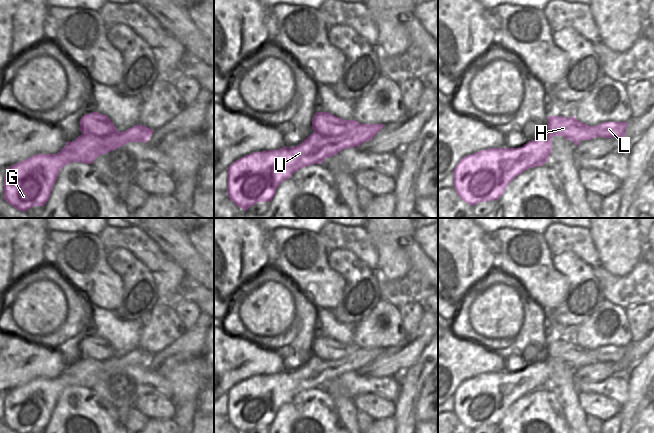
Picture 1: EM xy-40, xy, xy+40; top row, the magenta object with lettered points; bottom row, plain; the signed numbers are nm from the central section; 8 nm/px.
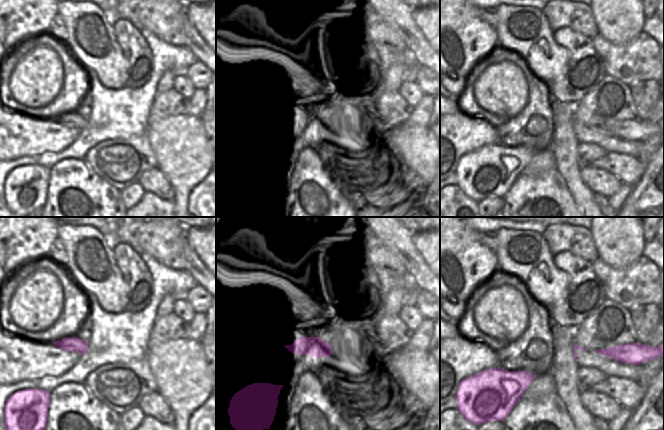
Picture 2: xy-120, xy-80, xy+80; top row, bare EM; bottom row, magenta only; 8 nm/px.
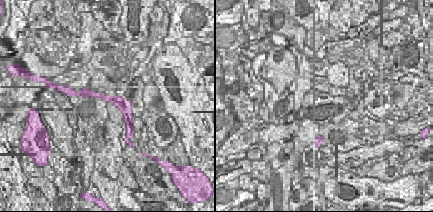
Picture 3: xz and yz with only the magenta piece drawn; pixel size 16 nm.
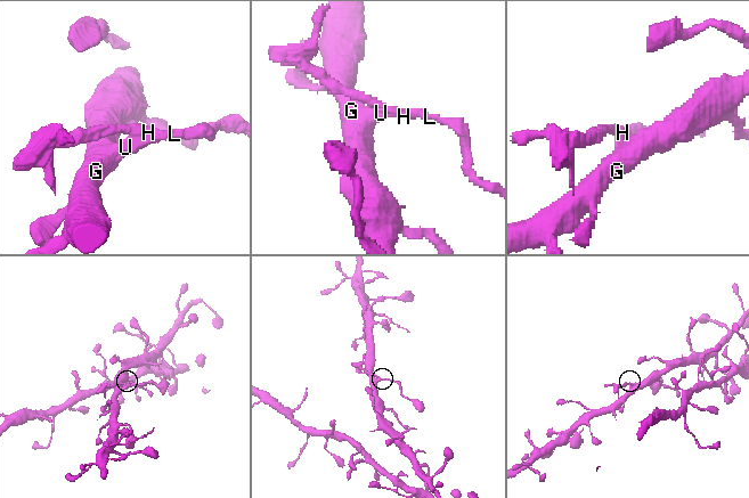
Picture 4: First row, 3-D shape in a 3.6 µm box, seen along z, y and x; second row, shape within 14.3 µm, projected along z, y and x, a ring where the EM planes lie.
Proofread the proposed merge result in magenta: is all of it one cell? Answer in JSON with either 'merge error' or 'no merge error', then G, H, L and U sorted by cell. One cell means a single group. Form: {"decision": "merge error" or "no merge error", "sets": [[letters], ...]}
{"decision": "merge error", "sets": [["G", "L", "U"], ["H"]]}

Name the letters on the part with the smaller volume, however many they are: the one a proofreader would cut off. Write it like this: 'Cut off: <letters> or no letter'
Cut off: H

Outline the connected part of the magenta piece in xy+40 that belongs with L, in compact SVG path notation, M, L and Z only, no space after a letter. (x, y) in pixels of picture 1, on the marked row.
M603 122L590 126L589 129L592 131L592 138L625 138L627 125L628 122Z

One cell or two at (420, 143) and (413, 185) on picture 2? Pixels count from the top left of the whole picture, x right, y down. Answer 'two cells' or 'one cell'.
one cell

